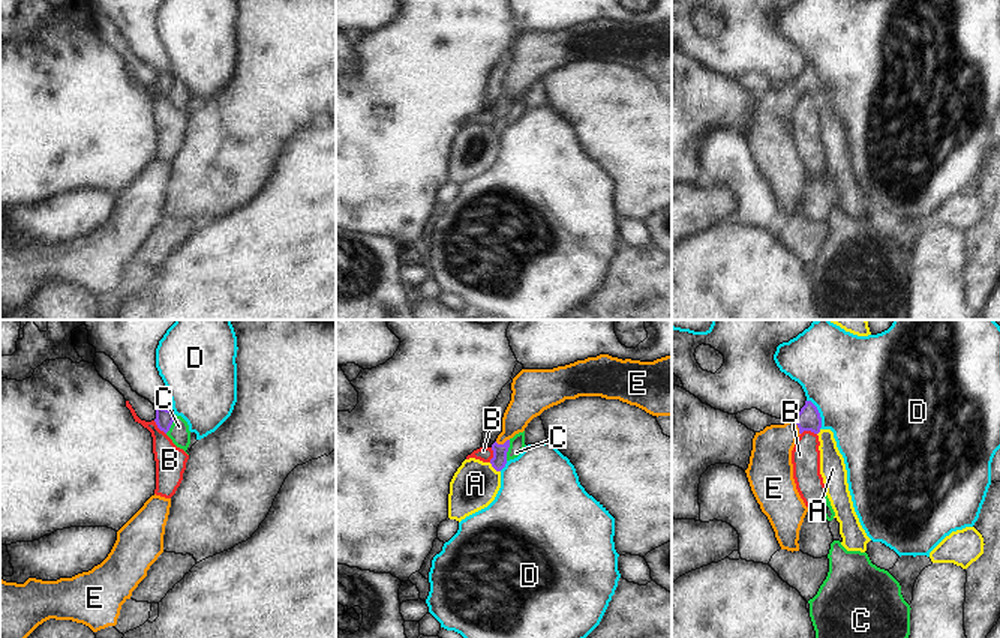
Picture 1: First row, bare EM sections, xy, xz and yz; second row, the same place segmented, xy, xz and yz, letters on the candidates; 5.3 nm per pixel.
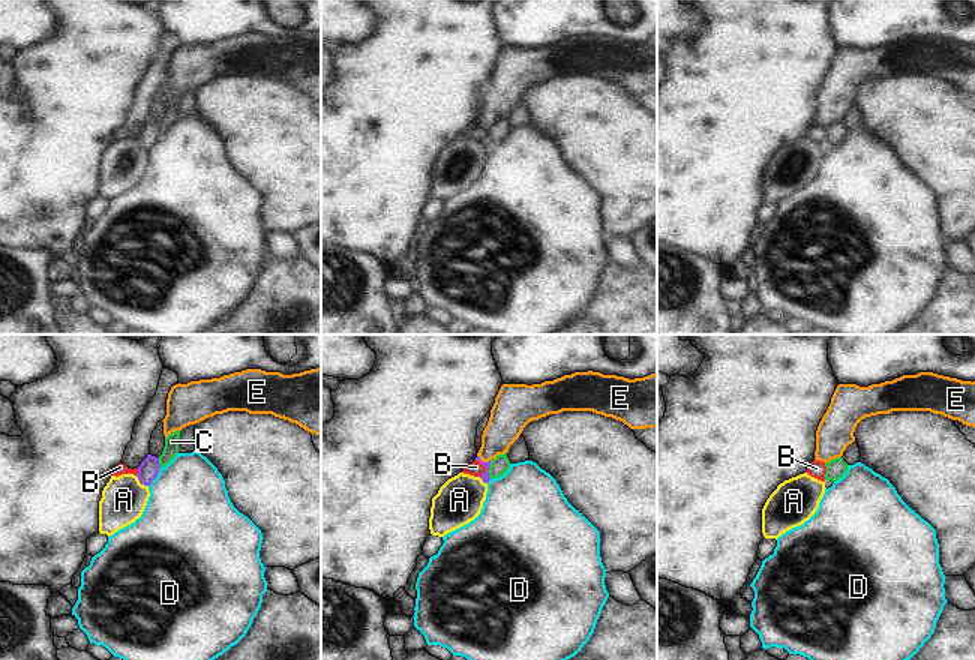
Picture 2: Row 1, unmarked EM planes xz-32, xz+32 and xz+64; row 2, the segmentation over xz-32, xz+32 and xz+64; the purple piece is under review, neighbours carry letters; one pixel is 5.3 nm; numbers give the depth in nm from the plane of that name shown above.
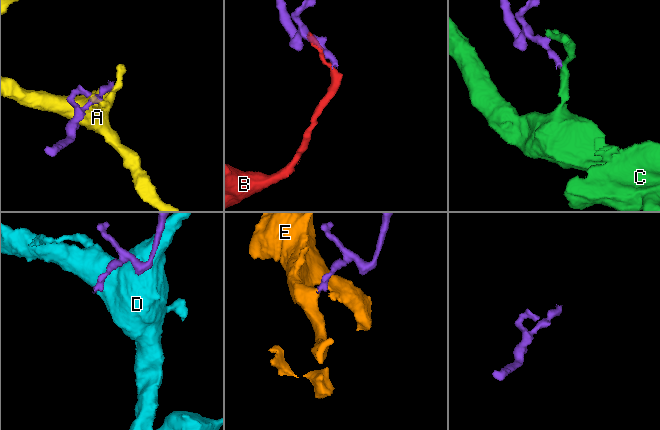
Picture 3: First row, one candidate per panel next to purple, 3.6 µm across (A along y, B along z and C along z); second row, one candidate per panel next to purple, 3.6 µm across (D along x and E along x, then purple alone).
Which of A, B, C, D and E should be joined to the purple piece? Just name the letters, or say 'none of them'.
E

